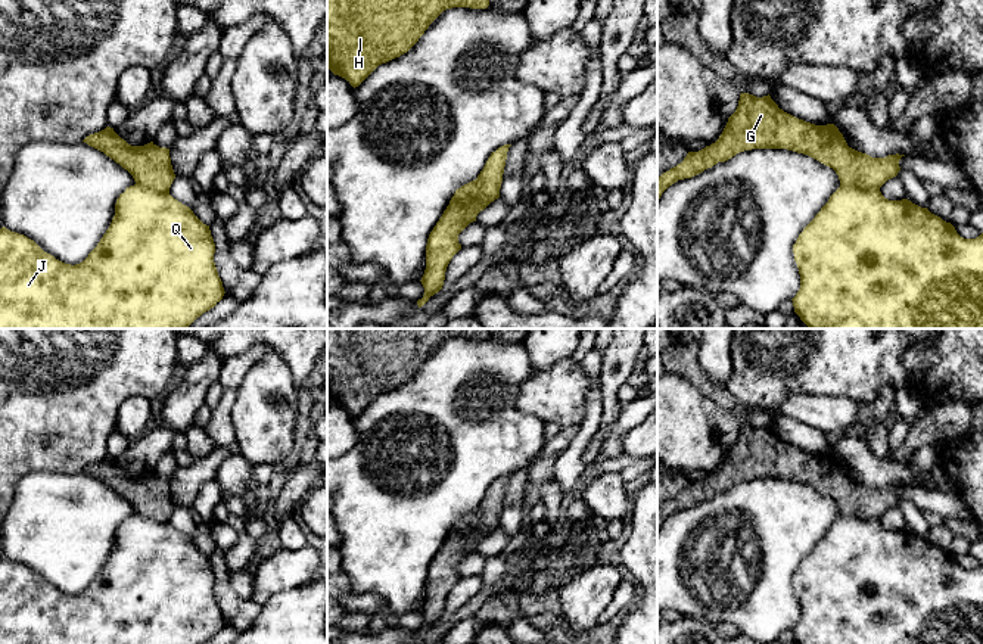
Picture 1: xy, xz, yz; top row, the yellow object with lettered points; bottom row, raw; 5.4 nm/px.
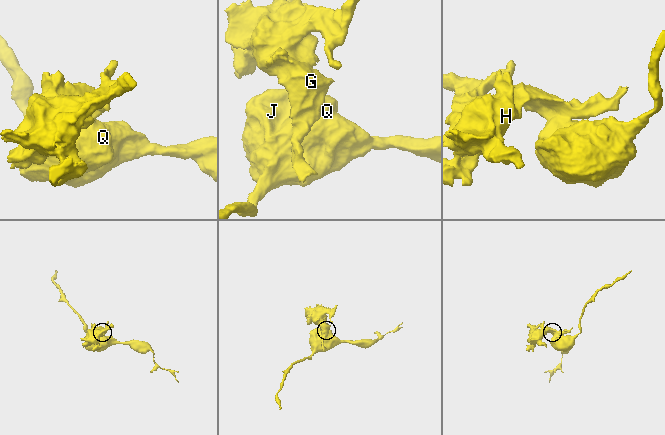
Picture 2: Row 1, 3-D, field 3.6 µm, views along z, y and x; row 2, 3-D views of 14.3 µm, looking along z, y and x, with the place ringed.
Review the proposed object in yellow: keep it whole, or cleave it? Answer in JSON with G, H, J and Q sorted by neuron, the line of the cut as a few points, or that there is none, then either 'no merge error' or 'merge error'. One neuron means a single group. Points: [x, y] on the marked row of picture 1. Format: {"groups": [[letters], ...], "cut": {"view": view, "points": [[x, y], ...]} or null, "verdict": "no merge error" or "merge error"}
{"groups": [["G", "H"], ["J", "Q"]], "cut": {"view": "xz", "points": [[478, 182], [478, 193], [472, 199], [450, 205]]}, "verdict": "merge error"}

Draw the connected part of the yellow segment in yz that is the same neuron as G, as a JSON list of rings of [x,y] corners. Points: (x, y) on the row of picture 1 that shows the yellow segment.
[[[741,93],[719,139],[699,152],[688,152],[681,164],[657,178],[657,202],[678,180],[691,178],[752,149],[787,149],[808,155],[833,168],[840,186],[862,190],[880,189],[896,177],[899,161],[905,156],[872,158],[849,147],[834,124],[815,125],[780,109],[769,94],[756,97]]]

